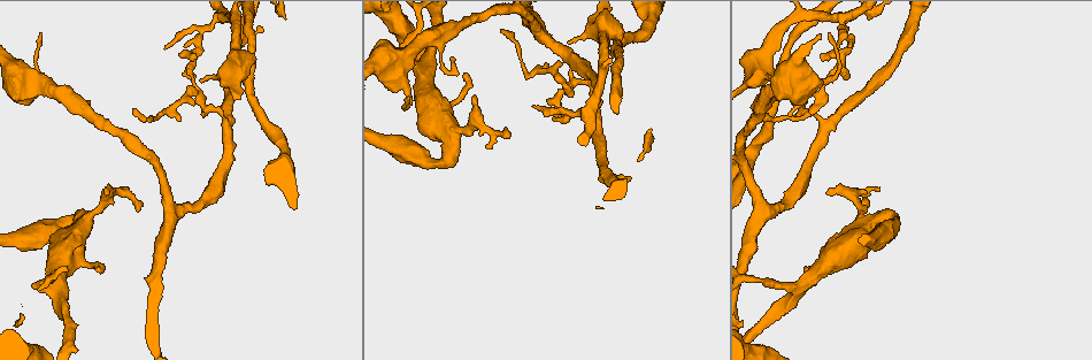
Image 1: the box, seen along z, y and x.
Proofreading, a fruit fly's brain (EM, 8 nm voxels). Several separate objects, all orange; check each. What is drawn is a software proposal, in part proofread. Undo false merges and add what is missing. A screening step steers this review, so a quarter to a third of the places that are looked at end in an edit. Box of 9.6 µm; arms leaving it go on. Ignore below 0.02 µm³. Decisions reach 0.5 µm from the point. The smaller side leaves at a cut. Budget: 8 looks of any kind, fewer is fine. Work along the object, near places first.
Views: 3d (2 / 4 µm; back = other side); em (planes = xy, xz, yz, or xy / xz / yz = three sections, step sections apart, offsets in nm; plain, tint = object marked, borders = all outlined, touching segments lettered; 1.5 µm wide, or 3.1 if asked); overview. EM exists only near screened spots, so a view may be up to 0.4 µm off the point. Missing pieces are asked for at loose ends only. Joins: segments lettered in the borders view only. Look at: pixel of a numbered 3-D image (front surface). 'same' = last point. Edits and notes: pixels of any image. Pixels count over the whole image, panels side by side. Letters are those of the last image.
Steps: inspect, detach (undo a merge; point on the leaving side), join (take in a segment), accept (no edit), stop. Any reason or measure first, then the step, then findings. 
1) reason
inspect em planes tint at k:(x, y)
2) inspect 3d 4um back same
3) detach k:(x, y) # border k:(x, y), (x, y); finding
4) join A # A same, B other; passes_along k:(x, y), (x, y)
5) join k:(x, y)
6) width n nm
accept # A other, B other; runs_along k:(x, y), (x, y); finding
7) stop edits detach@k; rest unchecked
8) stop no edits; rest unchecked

sharp bend
inspect em planes borders at 1:(587, 112)

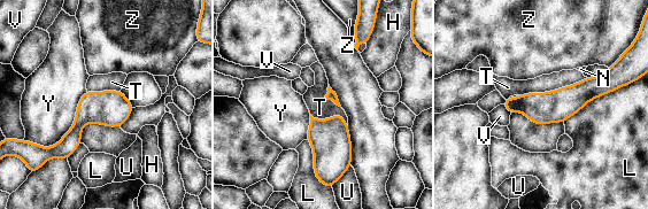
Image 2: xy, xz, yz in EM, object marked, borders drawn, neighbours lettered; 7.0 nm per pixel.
width 60 nm
accept # H other, L other, N other, T other, U other, V other, Y other, Z other; border 2:(586, 77), (554, 90), (518, 95); one neuron here

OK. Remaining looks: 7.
thick end
inspect em planes borders at 1:(568, 41)

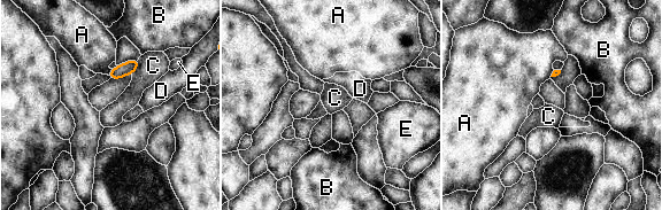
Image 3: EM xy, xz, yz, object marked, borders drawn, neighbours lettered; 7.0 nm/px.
accept # A other, B other, C other, D other, E other; border 3:(112, 69), (107, 75); none of them fits

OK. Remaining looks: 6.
branch stops here
inspect 3d 2um at 1:(105, 193)

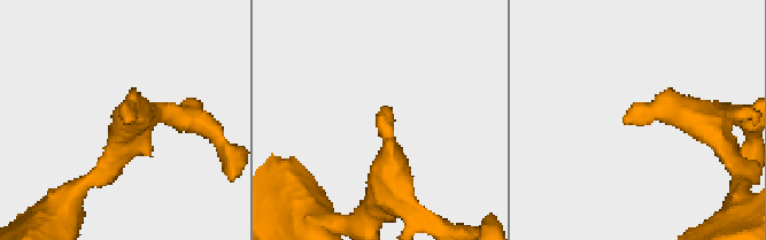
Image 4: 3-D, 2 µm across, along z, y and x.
inspect em planes borders at 4:(625, 120)

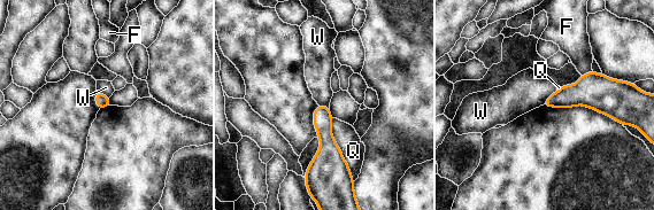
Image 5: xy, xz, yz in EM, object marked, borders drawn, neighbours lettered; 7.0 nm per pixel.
join F # F same, Q other, W other; passes_along 5:(612, 98), (586, 74), (574, 40); it goes on there

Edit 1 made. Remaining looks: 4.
stop edits join@5; rest unchecked

